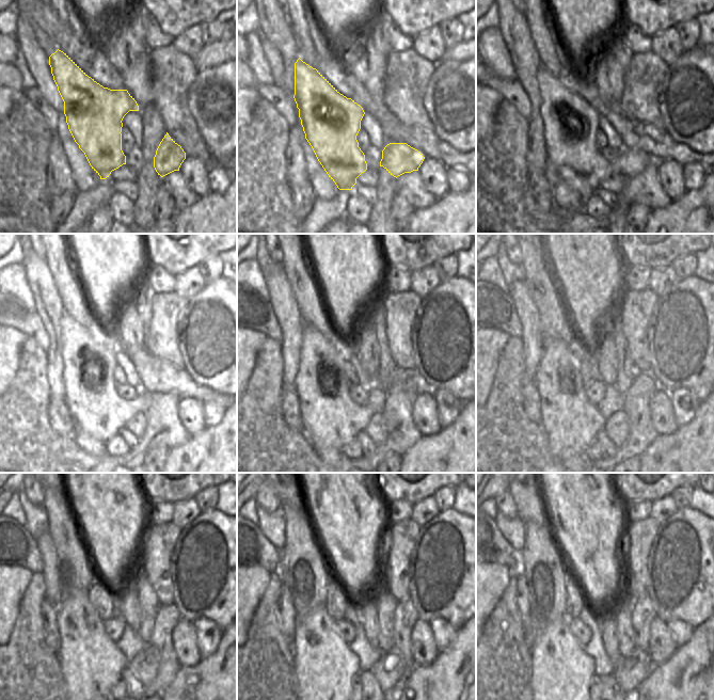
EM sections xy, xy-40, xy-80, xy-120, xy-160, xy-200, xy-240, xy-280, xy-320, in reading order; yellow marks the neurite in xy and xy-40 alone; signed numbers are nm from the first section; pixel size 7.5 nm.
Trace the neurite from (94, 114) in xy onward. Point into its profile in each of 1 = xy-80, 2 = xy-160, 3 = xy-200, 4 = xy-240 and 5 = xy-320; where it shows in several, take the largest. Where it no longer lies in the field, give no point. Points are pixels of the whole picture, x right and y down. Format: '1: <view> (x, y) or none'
1: xy-80 (570, 123)
2: xy-160 (330, 416)
3: xy-200 (568, 418)
4: xy-240 (91, 663)
5: xy-320 (561, 671)

